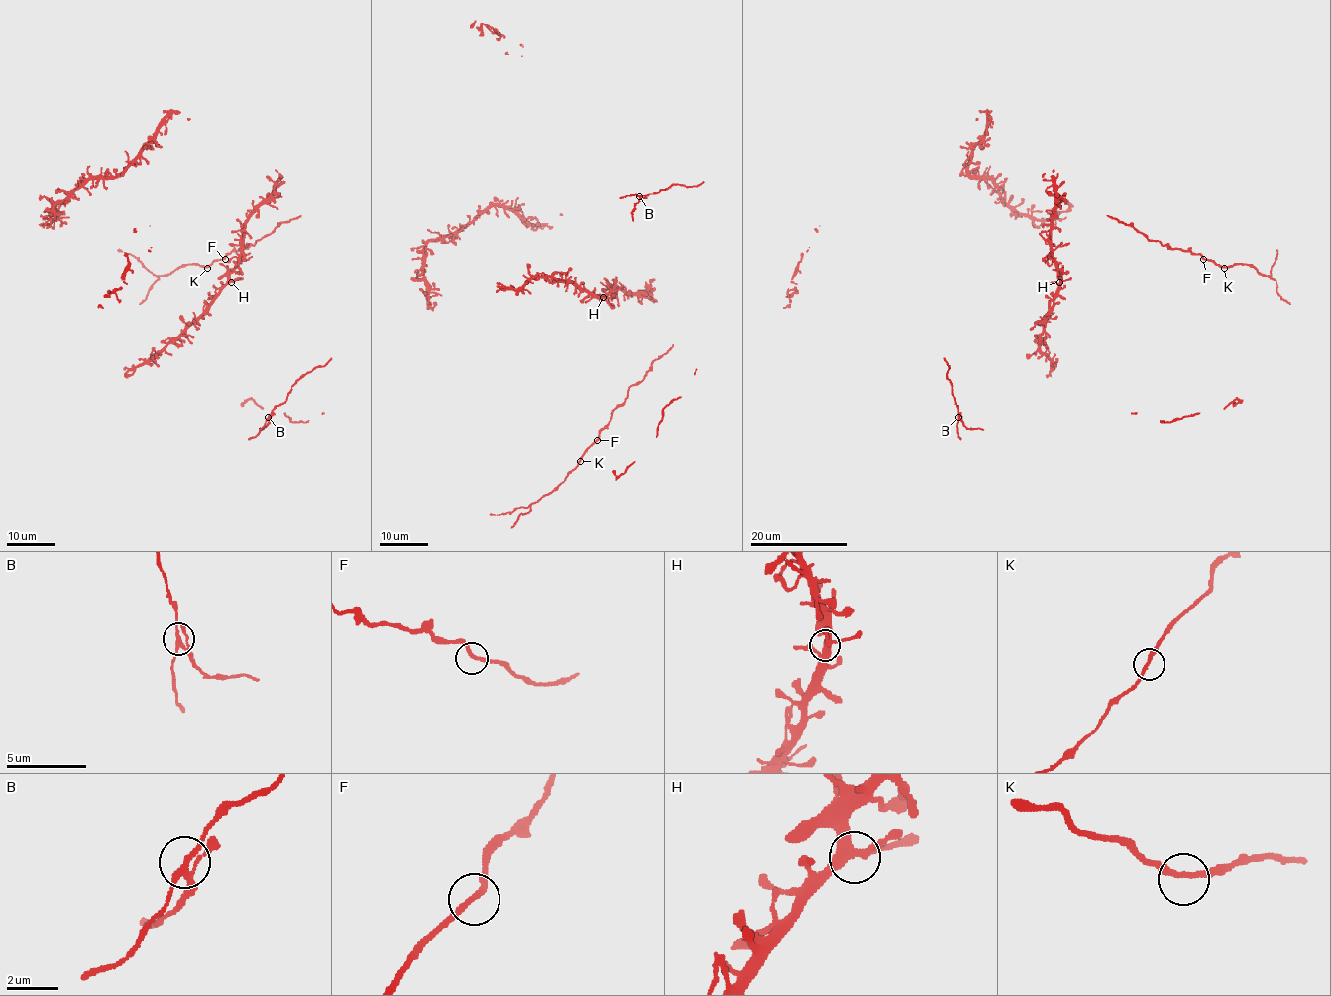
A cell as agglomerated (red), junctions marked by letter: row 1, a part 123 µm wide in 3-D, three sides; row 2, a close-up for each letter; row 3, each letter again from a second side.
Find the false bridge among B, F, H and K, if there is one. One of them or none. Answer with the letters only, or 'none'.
B

